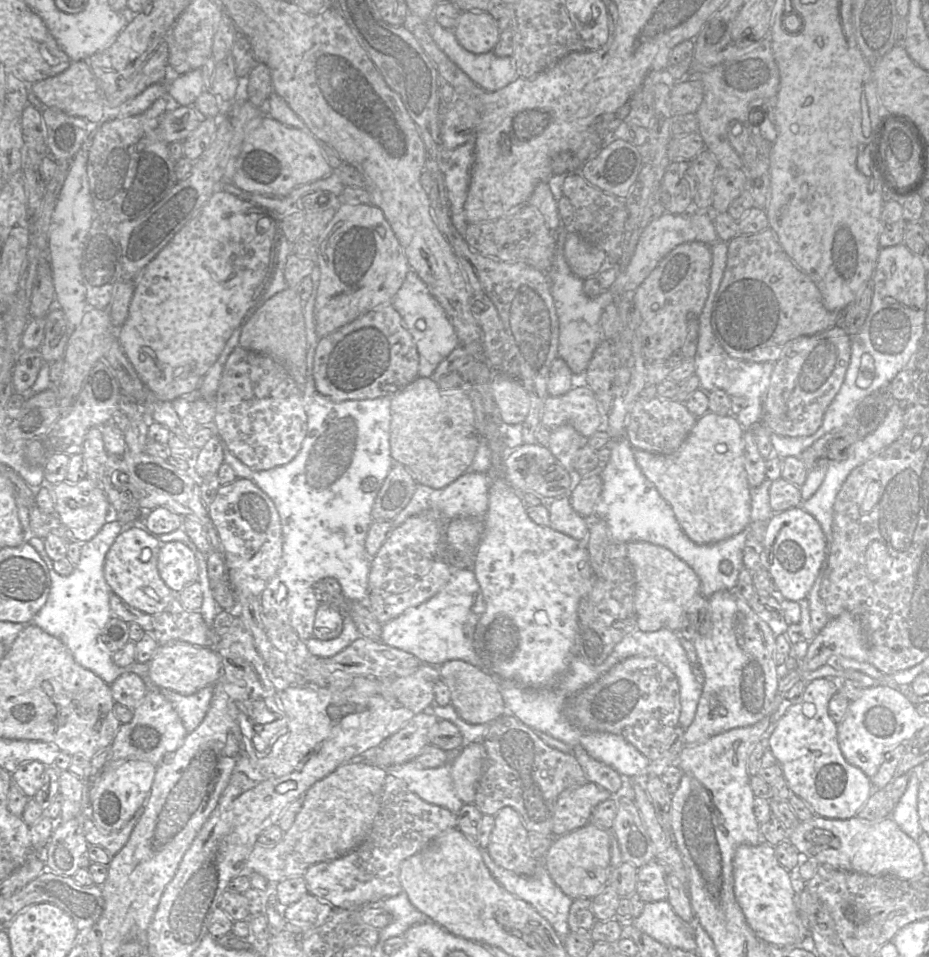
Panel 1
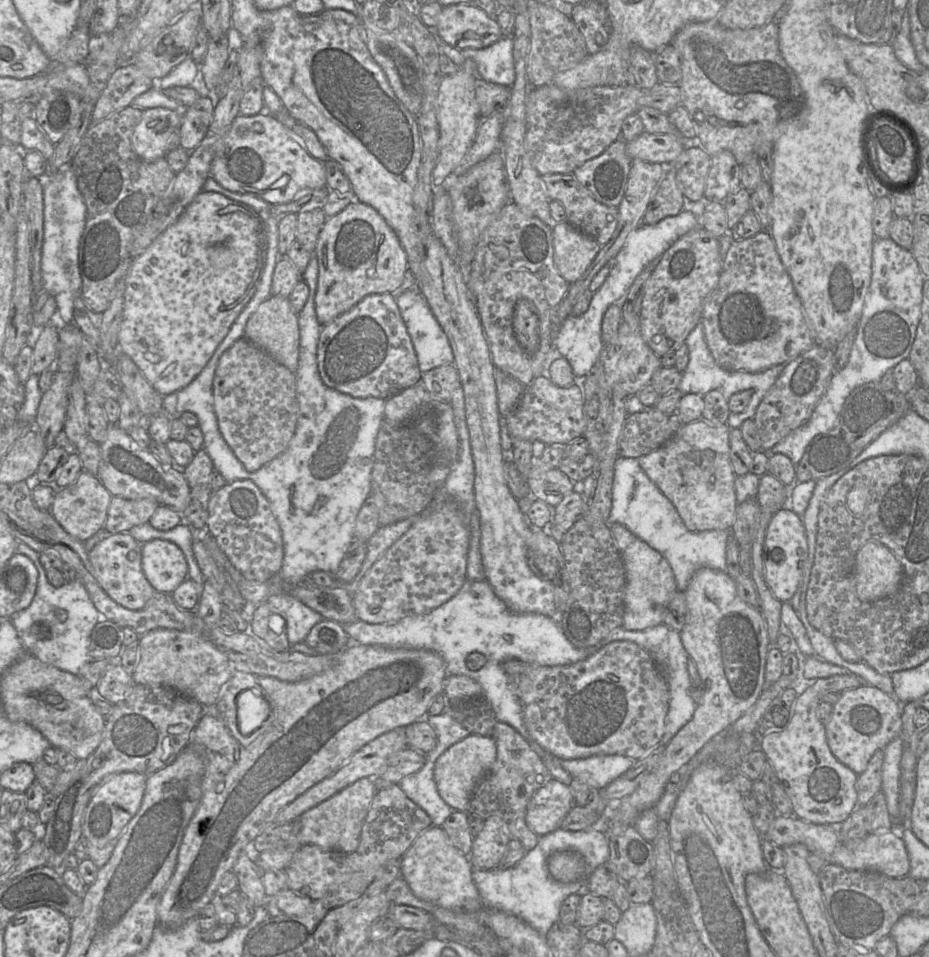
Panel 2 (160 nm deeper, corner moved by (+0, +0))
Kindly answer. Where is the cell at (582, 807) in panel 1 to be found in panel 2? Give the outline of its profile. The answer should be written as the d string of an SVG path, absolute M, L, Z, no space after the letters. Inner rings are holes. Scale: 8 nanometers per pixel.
M551 778L531 796L526 810L526 823L538 836L560 828L561 822L574 804L569 785Z

